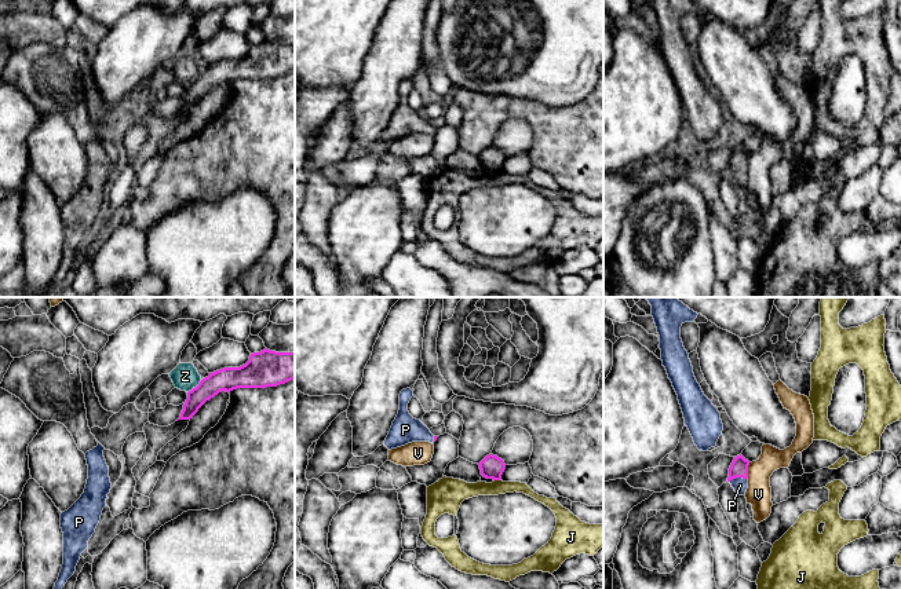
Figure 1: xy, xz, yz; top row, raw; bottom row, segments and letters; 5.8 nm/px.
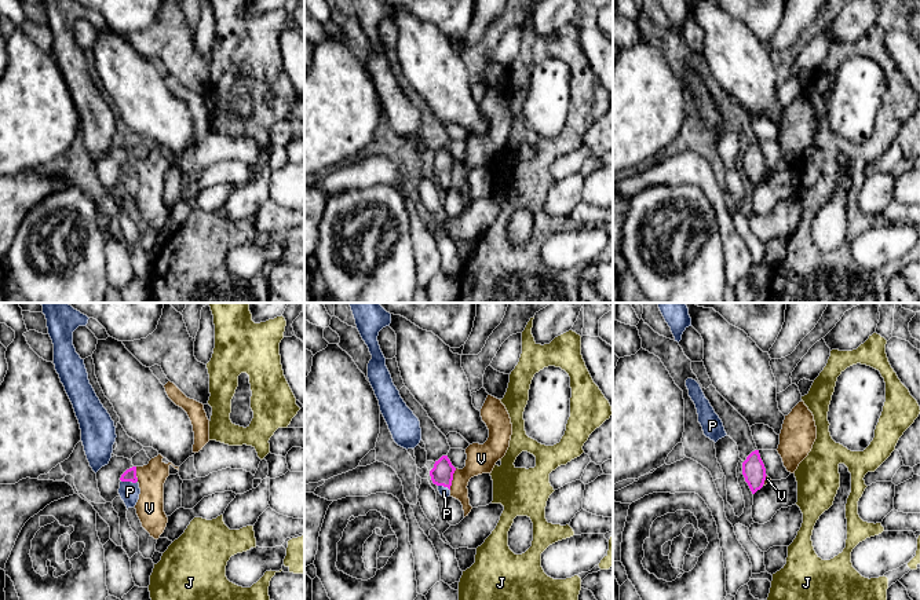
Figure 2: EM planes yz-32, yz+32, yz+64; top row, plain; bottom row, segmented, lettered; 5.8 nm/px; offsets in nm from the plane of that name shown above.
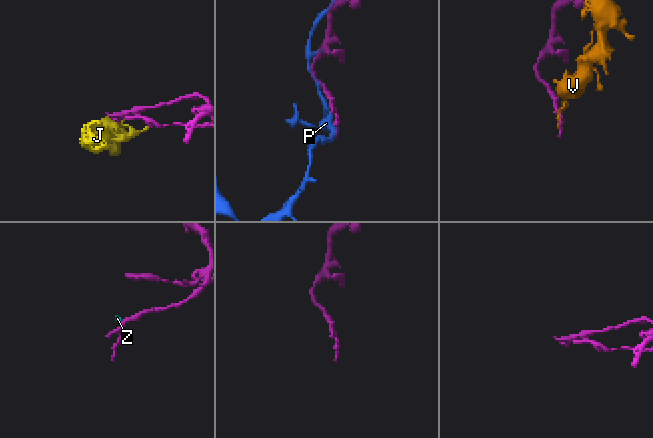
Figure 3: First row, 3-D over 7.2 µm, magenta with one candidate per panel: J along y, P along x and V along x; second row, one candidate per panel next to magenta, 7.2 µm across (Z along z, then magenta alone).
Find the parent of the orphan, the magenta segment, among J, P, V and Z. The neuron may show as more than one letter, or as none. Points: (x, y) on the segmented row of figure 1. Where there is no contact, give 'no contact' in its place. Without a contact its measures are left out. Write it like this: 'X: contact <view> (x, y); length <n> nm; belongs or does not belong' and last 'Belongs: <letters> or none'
J: contact xz (498, 479); length 40 nm; does not belong
P: contact yz (737, 476); length 110 nm; belongs
V: contact yz (747, 471); length 100 nm; does not belong
Z: contact xy (196, 387); length 120 nm; does not belong
Belongs: P

